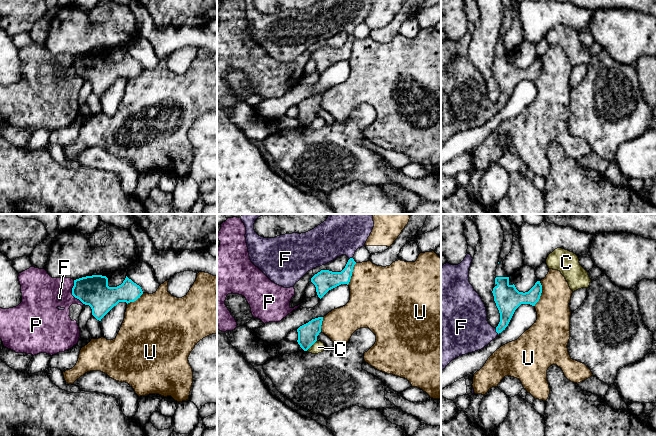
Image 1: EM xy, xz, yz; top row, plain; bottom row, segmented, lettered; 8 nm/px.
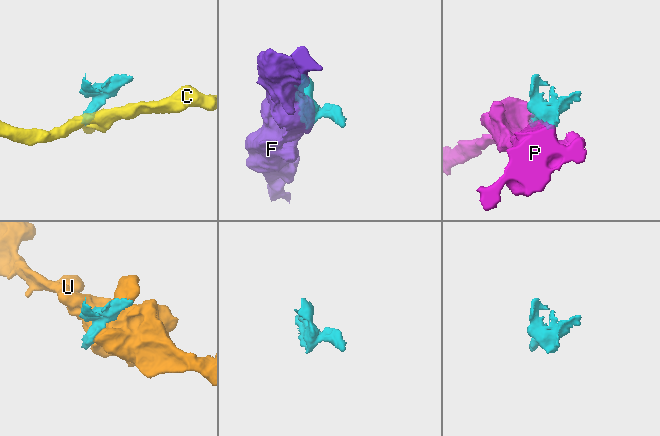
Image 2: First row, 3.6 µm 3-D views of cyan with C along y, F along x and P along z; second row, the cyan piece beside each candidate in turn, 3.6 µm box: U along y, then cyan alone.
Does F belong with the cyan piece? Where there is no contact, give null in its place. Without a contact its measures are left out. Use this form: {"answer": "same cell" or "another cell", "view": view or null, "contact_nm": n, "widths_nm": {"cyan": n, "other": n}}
{"answer": "same cell", "view": "yz", "contact_nm": 50, "widths_nm": {"cyan": 180, "other": 380}}

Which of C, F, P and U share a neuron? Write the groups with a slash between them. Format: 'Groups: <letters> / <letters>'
Groups: C / F / P / U

